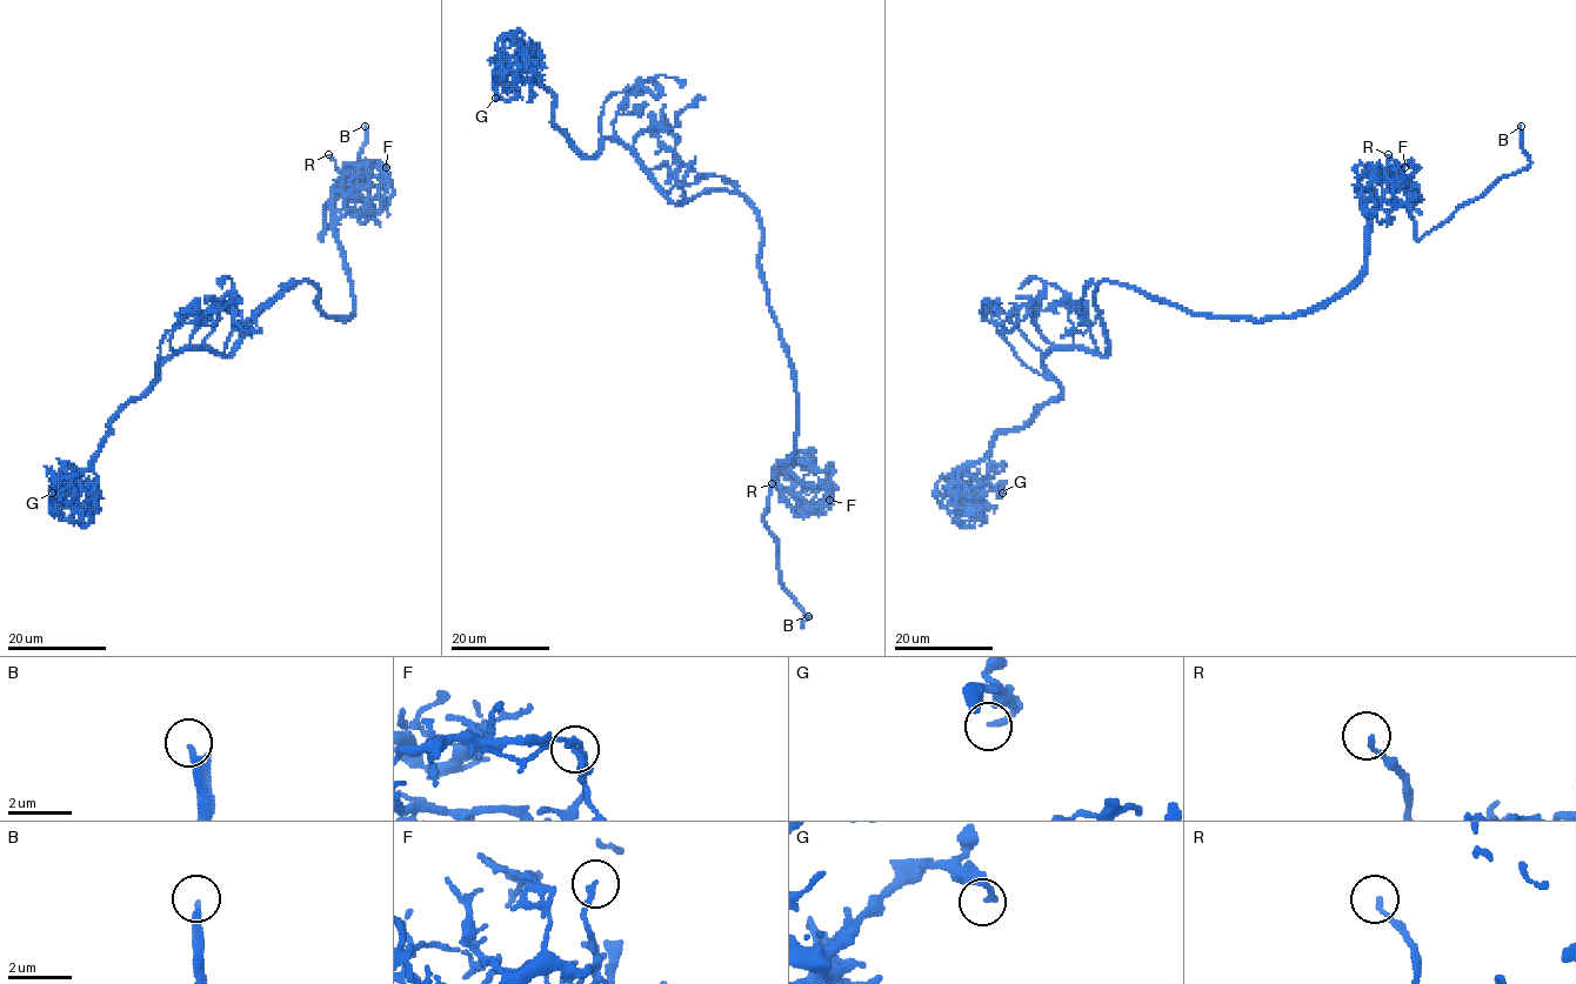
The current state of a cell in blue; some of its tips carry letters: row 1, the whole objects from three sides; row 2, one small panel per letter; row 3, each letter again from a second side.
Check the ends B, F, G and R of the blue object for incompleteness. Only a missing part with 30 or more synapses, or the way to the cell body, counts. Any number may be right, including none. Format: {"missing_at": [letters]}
{"missing_at": ["B"]}

